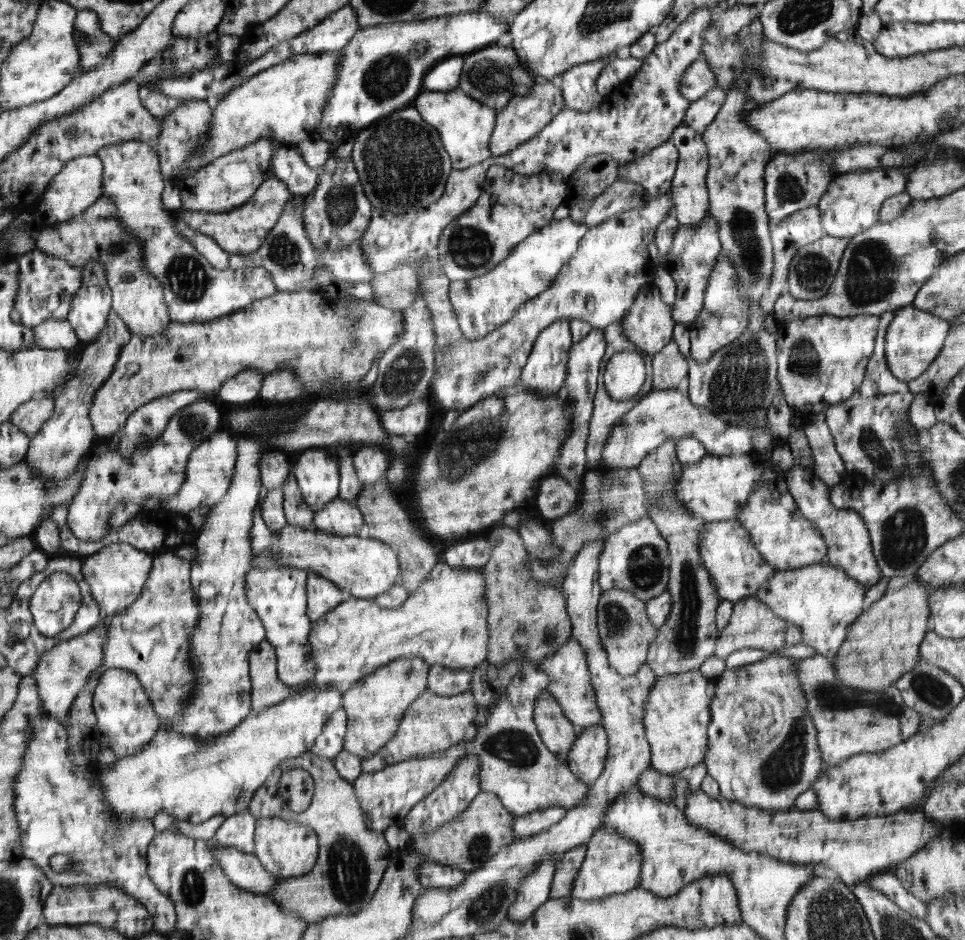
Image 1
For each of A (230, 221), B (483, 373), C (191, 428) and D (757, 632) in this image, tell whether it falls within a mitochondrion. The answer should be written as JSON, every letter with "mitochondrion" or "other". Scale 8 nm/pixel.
{"A":"other","B":"mitochondrion","C":"mitochondrion","D":"other"}

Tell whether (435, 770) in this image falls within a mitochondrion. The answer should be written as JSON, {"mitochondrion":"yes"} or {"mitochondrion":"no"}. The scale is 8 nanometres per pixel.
{"mitochondrion":"no"}

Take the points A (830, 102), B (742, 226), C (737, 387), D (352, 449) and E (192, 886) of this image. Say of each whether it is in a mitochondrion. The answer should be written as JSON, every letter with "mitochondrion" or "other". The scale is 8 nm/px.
{"A":"other","B":"mitochondrion","C":"mitochondrion","D":"other","E":"mitochondrion"}

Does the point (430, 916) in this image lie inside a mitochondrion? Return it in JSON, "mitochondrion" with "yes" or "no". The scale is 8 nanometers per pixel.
{"mitochondrion":"no"}

